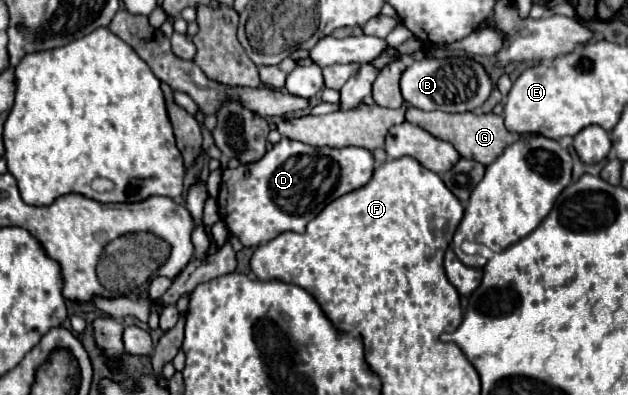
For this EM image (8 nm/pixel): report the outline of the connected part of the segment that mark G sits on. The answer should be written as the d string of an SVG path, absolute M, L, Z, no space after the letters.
M410 107L406 111L406 121L414 123L414 125L420 125L422 129L426 129L428 133L432 133L438 139L450 141L462 157L474 159L482 165L490 165L496 157L500 157L500 153L504 153L504 149L508 145L512 145L520 139L520 135L508 131L506 125L504 125L504 119L500 115L494 115L494 113L486 113L486 115L444 113L444 111L422 111L422 109Z

